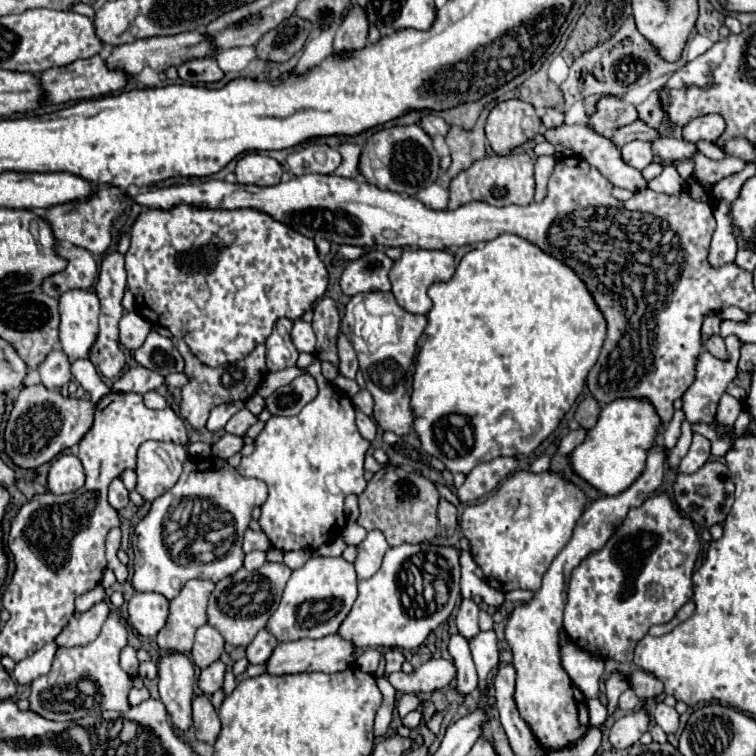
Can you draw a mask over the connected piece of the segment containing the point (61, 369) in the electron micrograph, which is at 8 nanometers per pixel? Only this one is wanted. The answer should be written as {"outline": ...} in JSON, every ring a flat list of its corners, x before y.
{"outline":[[55,348,45,358,45,362,39,366,39,374,41,374,41,384,49,390,61,388,61,386,69,384,69,380,73,378,71,364,69,364,69,360,65,360,65,354,59,348]]}

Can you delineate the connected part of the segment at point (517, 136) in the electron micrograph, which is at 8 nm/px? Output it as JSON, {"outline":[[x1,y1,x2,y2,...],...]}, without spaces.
{"outline":[[517,98,499,102,485,124,485,134,495,154,509,154,515,146,539,134,539,130,541,118,535,114,535,108]]}

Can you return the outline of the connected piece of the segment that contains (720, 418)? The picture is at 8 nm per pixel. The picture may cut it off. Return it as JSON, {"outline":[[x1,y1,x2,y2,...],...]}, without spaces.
{"outline":[[723,394,715,412,715,426,723,426,723,428,733,428,739,412,741,412,741,402,729,394]]}

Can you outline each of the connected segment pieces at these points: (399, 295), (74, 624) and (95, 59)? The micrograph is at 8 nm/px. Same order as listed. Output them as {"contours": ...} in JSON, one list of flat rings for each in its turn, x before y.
{"contours":[[[405,248,401,258,393,264,389,272,391,292,403,310,411,314,427,314,429,308,433,306,433,302,427,296,427,288,435,282,449,280,453,272,455,272,455,260,449,252,445,250,413,250,411,252,411,248]],[[99,602,87,612,75,612,69,624,55,638,55,644,57,646,85,646,93,642,99,636,107,616,109,616,107,602]],[[99,54,85,58,85,60,75,60,67,66,61,66,61,68,51,68,51,70,41,74,41,86,45,90,47,102,51,102,51,104,63,104,63,102,71,102,71,100,87,100,87,98,107,96,111,92,123,90,129,80,131,80,131,76,127,72,109,70,105,60]]]}

